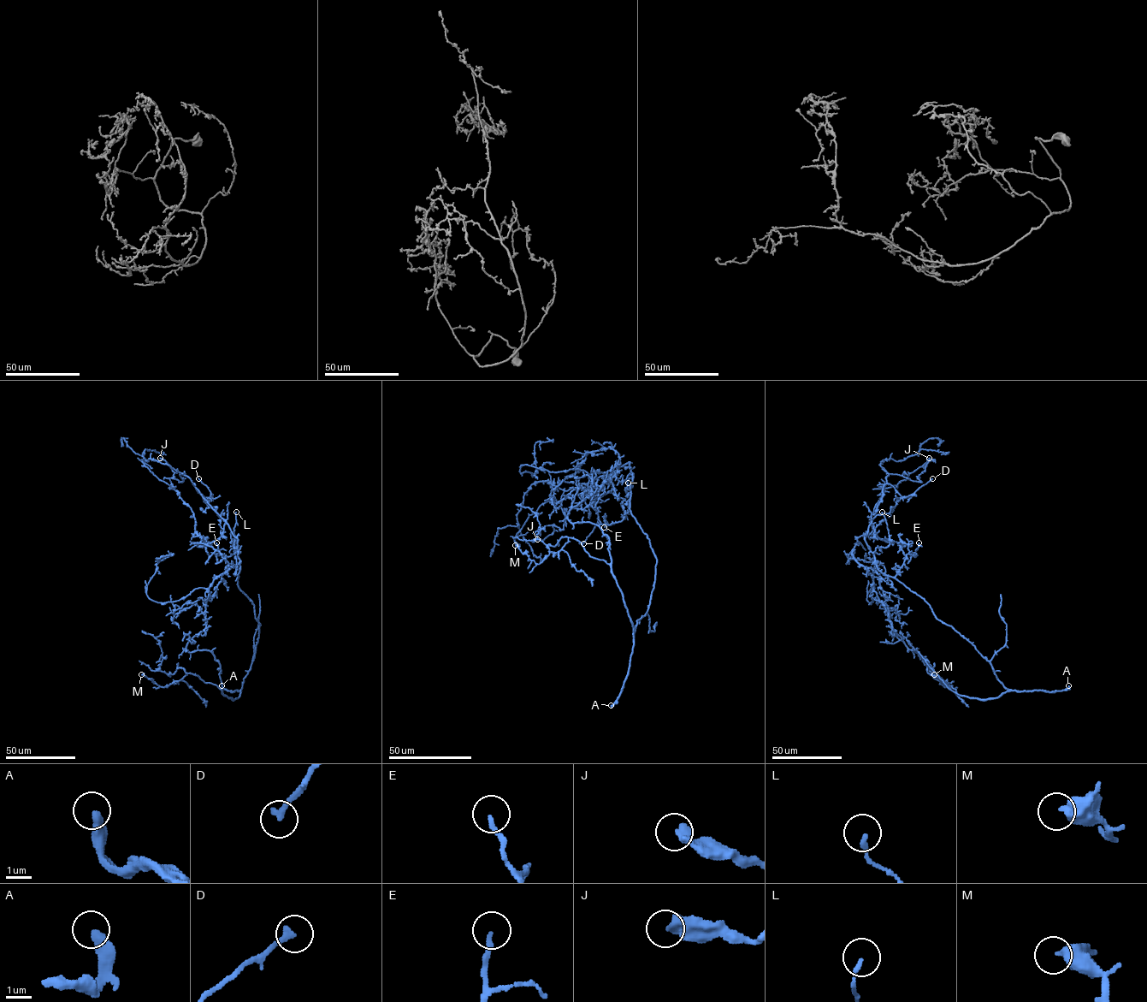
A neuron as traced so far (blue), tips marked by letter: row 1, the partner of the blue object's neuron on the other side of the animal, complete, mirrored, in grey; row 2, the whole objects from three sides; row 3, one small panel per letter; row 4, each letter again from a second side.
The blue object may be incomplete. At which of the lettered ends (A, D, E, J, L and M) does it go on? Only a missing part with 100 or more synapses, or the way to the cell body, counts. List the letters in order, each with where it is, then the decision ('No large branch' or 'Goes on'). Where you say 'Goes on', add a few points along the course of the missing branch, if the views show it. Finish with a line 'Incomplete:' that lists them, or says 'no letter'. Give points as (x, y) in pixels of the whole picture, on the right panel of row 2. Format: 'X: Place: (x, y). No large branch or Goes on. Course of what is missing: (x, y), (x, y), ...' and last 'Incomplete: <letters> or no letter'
A: Place: (1068, 685). No large branch
D: Place: (932, 478). No large branch
E: Place: (919, 542). No large branch
J: Place: (929, 458). No large branch
L: Place: (882, 512). No large branch
M: Place: (934, 674). No large branch
Incomplete: no letter

